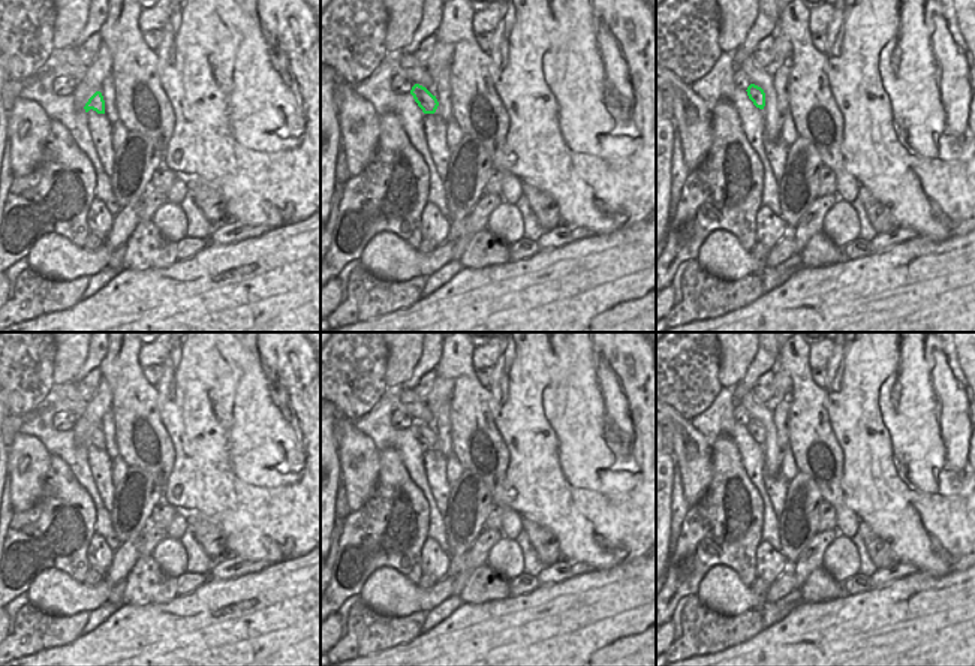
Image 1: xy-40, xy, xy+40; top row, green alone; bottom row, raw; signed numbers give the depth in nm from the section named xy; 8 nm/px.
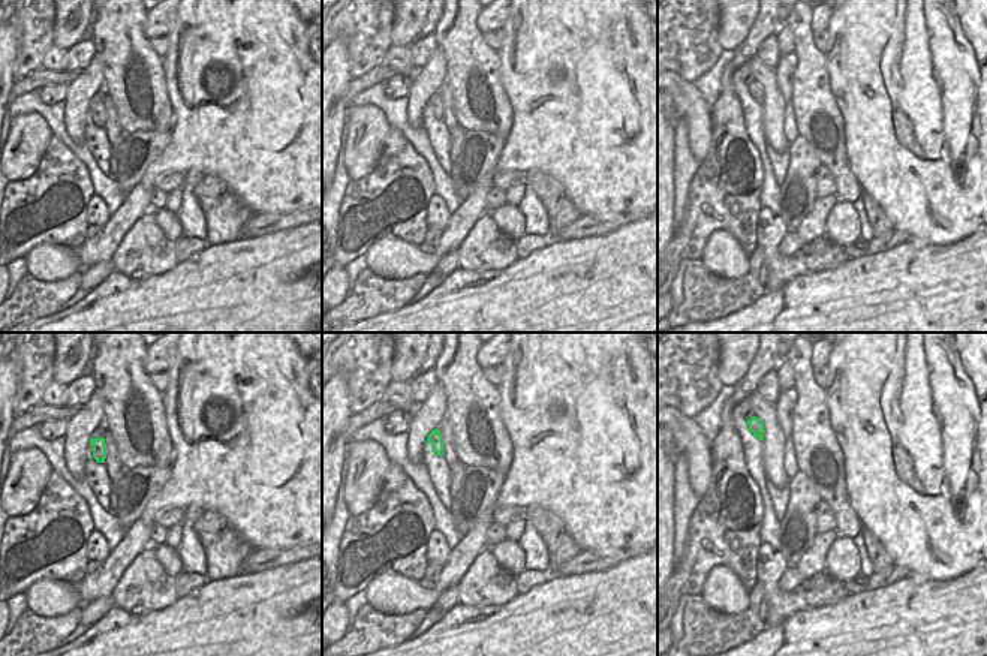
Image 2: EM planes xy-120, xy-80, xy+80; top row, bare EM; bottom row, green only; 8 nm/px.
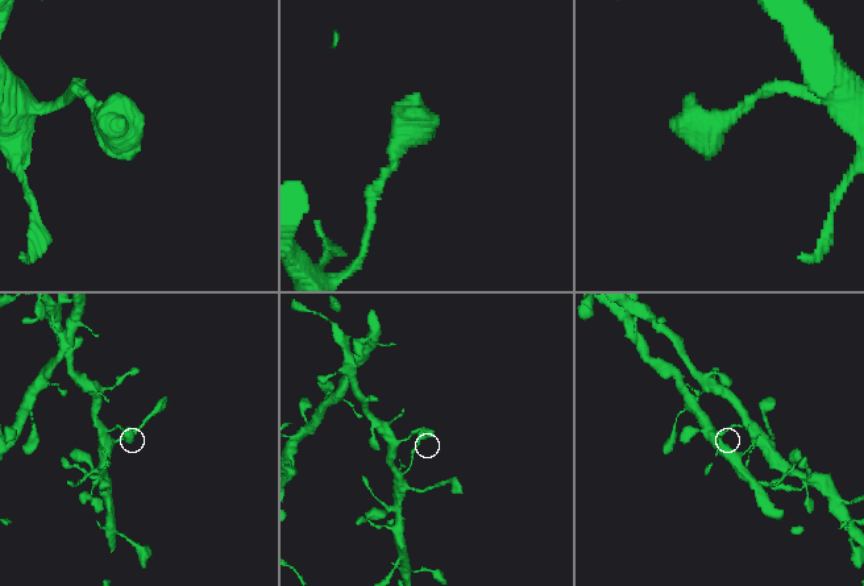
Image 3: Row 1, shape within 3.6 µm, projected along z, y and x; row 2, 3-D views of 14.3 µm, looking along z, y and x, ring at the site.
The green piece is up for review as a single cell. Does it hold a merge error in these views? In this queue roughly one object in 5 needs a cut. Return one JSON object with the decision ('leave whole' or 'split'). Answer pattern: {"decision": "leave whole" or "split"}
{"decision": "leave whole"}

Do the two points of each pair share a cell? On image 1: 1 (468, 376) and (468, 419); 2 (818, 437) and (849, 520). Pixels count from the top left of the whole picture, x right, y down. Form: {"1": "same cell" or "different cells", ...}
{"1": "same cell", "2": "same cell"}

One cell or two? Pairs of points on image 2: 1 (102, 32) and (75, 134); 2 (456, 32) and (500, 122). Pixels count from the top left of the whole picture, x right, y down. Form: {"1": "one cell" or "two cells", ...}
{"1": "two cells", "2": "one cell"}

